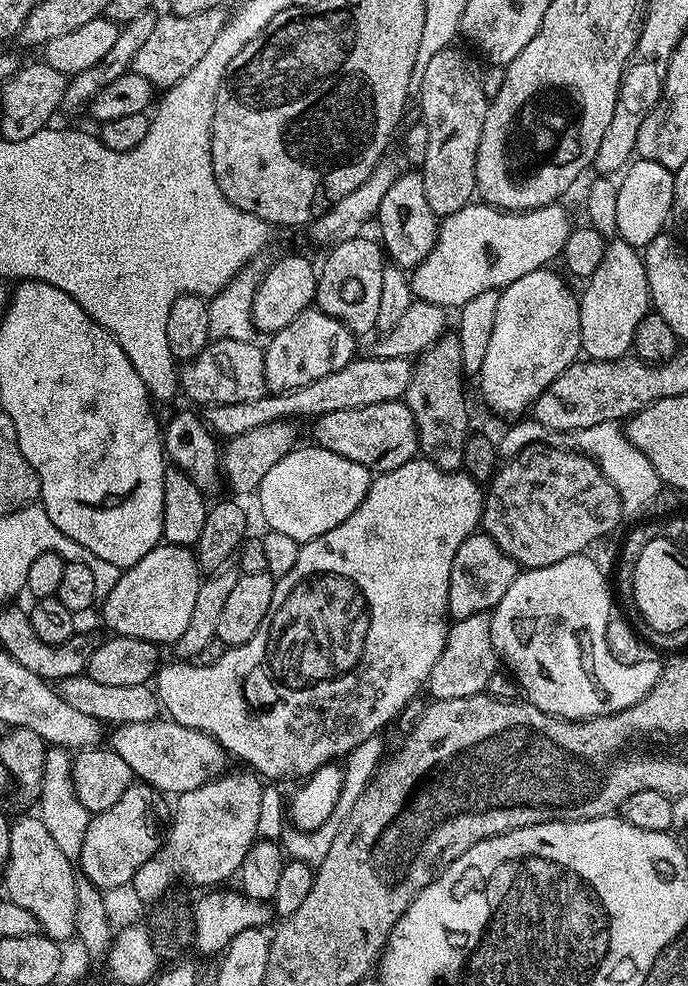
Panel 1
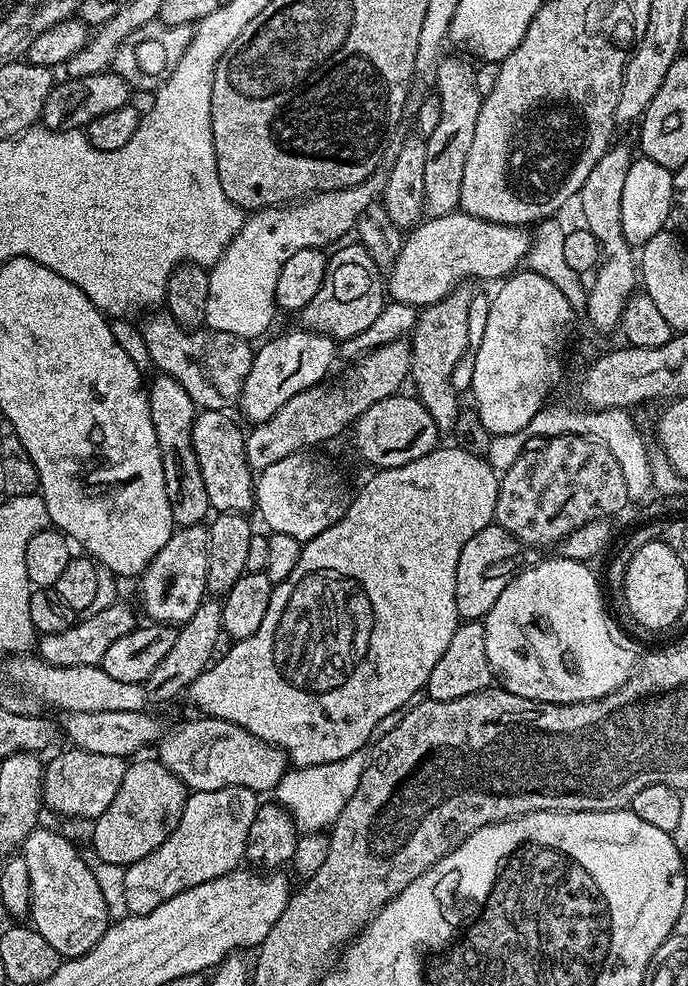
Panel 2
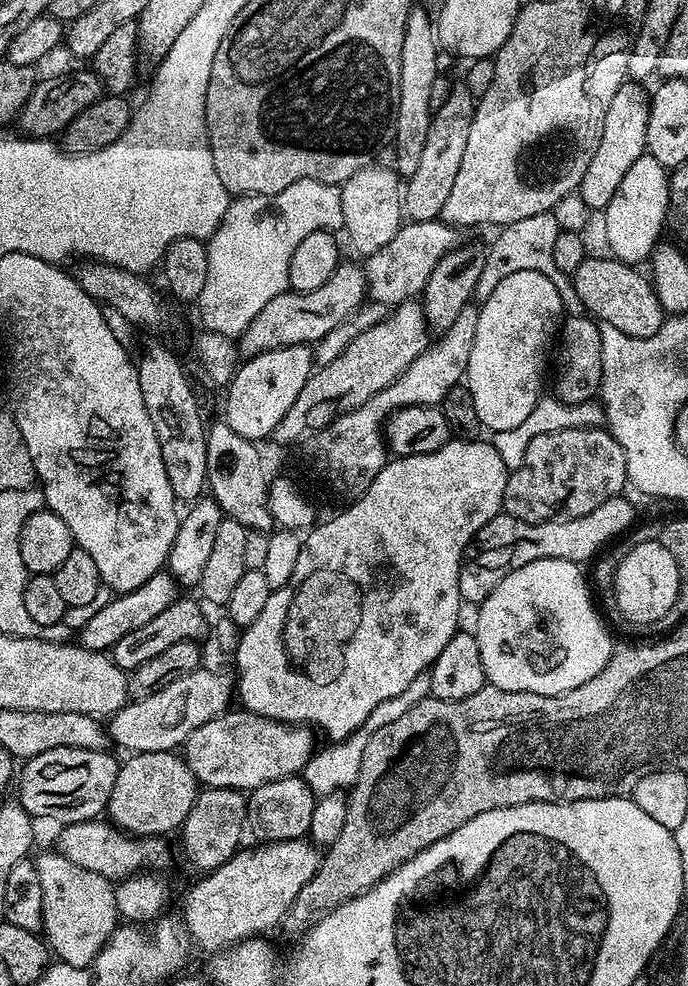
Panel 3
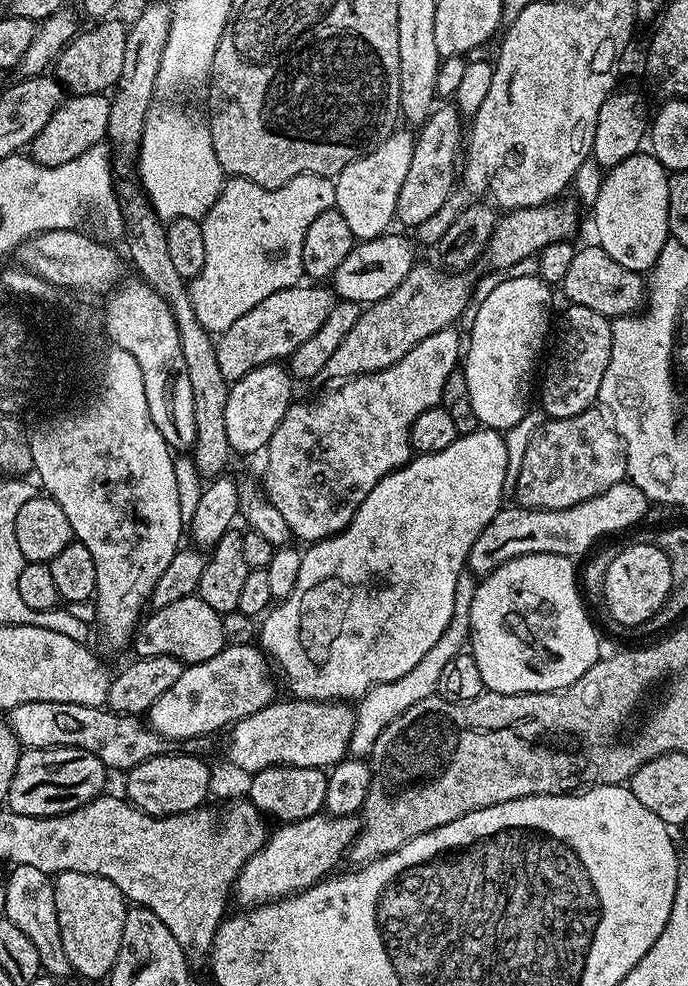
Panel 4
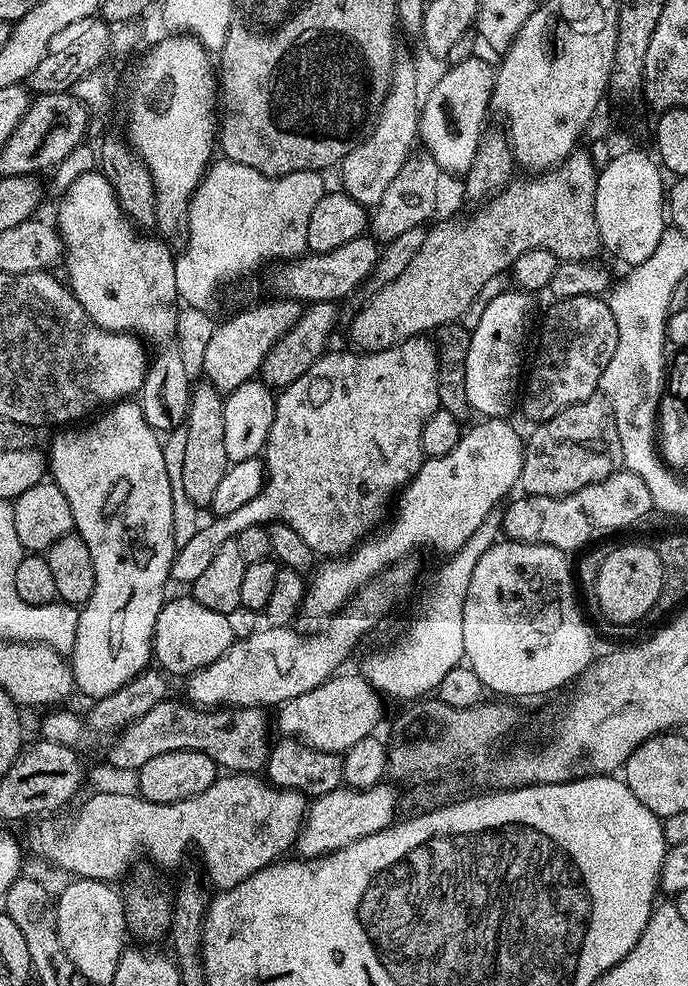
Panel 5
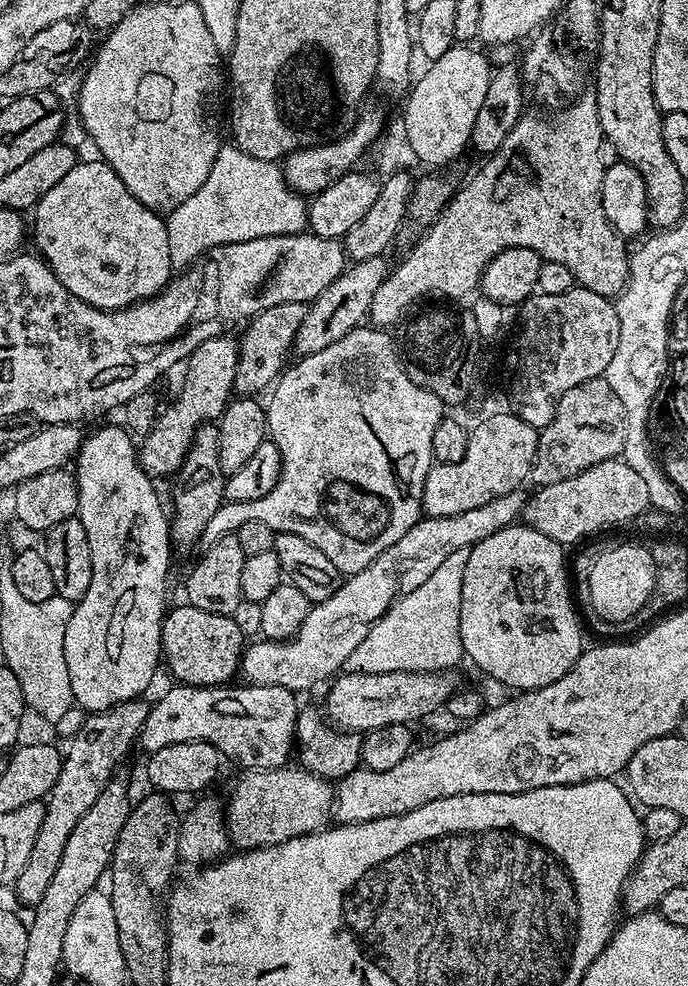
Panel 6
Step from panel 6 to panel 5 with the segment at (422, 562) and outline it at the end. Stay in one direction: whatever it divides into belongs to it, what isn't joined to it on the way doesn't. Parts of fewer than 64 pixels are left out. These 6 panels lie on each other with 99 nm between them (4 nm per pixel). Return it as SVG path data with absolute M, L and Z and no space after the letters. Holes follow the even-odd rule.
M405 558L396 564L385 568L379 576L375 576L370 583L364 585L343 608L334 616L327 617L324 632L312 632L309 636L299 636L288 626L264 626L261 632L252 632L245 640L233 639L230 650L222 654L210 666L199 668L196 672L187 677L188 696L195 707L201 710L213 708L264 708L273 704L279 706L286 703L290 698L298 698L306 694L306 690L314 690L322 686L322 682L332 679L341 671L340 668L348 660L352 647L407 594L420 572L418 565L412 558Z

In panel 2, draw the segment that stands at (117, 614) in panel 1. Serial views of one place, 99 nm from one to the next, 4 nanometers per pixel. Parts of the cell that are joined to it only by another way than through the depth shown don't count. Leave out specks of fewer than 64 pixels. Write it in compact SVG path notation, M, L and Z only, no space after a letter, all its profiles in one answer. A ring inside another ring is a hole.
M195 524L185 528L176 528L170 542L154 554L150 566L140 573L140 604L148 615L149 621L158 624L179 626L194 618L194 610L206 598L208 583L206 570L210 567L210 550L208 549L208 529L204 524Z

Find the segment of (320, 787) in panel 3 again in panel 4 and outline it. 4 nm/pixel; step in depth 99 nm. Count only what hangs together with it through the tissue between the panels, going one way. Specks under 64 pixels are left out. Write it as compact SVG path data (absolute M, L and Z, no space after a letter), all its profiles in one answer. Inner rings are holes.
M461 574L458 578L454 594L454 612L450 618L450 624L446 626L442 638L438 638L438 642L434 642L434 647L427 652L426 658L422 658L422 662L418 662L418 666L414 666L414 670L410 670L410 674L402 674L402 678L398 678L394 682L376 684L360 697L354 708L356 714L354 734L348 743L349 753L353 757L371 757L374 742L378 742L382 730L386 730L386 726L390 726L390 722L394 722L394 718L398 718L406 710L410 710L410 706L414 706L414 702L422 702L426 698L436 695L436 683L438 677L442 675L443 668L446 667L446 662L450 662L450 658L465 651L466 645L469 643L472 631L470 602L474 598L477 583L477 577L471 574Z

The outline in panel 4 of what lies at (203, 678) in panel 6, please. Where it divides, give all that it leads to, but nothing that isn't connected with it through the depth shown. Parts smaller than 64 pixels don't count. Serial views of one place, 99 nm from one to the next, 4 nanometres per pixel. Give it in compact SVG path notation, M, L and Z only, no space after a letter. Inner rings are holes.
M199 594L178 598L178 602L170 602L170 606L149 611L141 619L134 633L135 655L169 656L178 658L185 666L206 662L206 658L214 658L214 654L218 654L226 646L224 620L221 613L210 610L210 606L202 602Z

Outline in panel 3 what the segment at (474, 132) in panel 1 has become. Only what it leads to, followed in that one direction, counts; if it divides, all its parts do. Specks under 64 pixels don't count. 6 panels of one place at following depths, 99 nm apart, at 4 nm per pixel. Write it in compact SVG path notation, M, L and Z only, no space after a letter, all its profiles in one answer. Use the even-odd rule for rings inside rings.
M453 83L442 110L434 113L430 134L426 134L426 147L422 149L422 159L418 170L407 177L402 188L402 208L409 221L437 219L446 206L446 198L454 187L454 177L458 166L462 166L462 154L466 150L466 137L470 134L470 122L476 113L476 100L467 83Z

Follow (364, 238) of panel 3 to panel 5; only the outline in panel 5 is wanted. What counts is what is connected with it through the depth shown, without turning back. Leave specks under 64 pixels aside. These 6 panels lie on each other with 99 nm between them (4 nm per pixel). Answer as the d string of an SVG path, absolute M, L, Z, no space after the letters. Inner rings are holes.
M397 51L396 60L392 64L392 77L386 98L382 102L382 110L374 130L346 158L340 161L338 171L343 191L348 197L361 206L374 206L386 194L386 186L394 182L394 178L402 170L410 153L413 151L420 131L420 109L422 107L422 88L420 92L420 76L416 73L416 64L404 53Z

